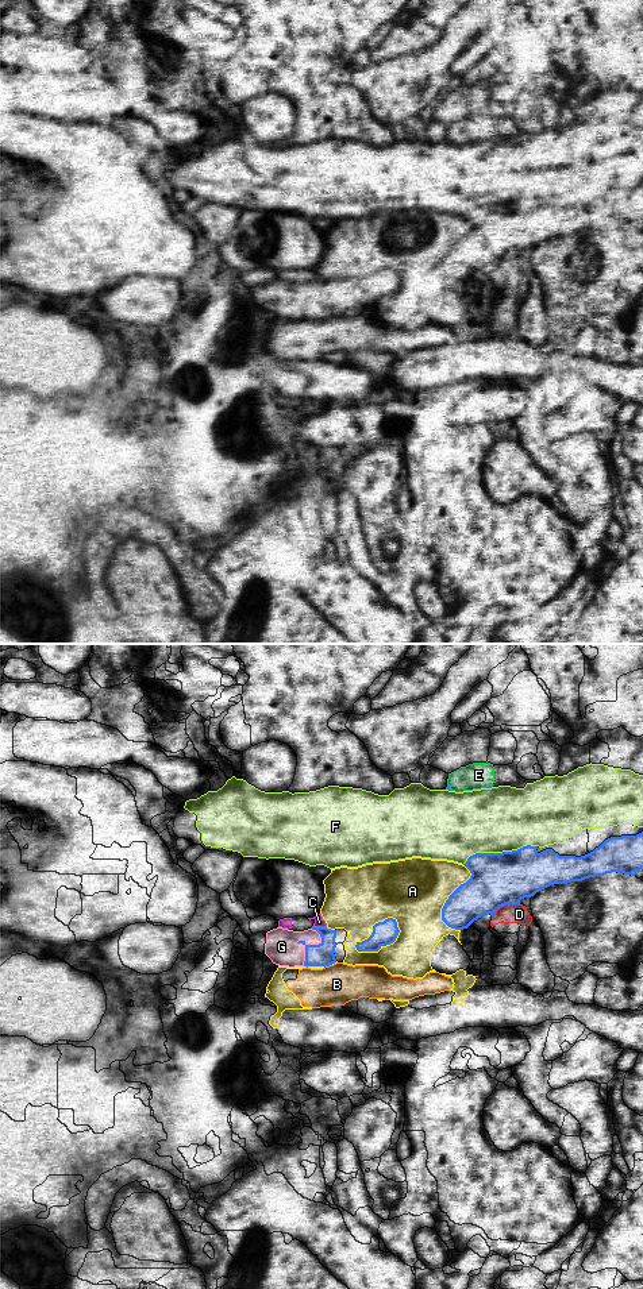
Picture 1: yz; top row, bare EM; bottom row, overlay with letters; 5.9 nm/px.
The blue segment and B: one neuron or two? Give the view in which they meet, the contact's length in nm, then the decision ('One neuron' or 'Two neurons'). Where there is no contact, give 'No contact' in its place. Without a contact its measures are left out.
Touches blue in yz. Shared border 50 nm. Two neurons

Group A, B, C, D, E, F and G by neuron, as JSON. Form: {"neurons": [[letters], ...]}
{"neurons": [["A"], ["B", "G"], ["C"], ["D"], ["E"], ["F"]]}

